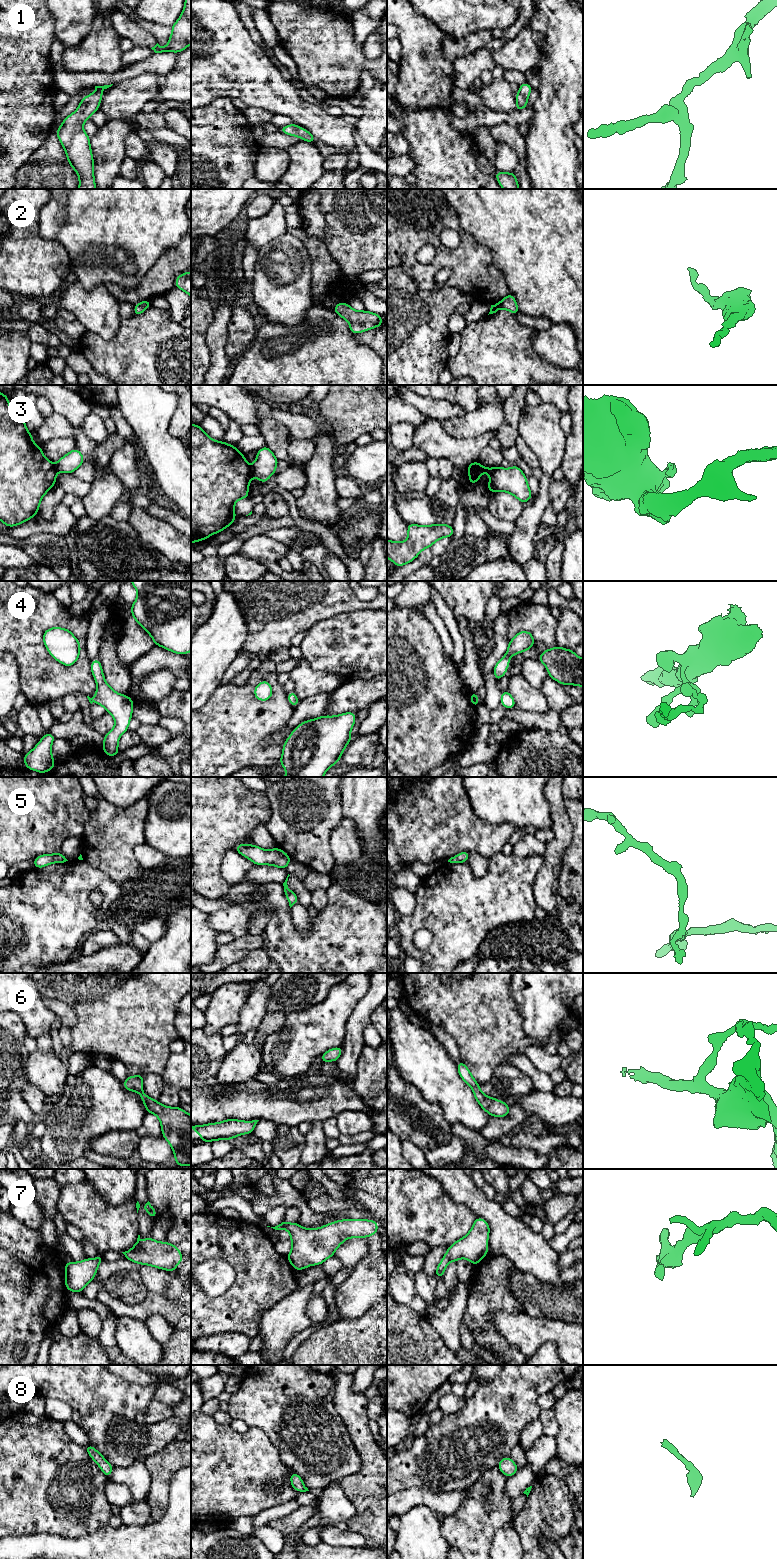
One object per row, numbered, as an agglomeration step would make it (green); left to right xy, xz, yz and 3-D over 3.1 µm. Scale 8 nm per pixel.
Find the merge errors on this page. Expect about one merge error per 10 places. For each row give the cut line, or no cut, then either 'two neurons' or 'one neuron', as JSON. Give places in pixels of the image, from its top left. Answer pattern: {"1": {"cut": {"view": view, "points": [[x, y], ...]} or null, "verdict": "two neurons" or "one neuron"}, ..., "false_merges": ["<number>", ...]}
{"1": {"cut": null, "verdict": "one neuron"}, "2": {"cut": null, "verdict": "one neuron"}, "3": {"cut": {"view": "xz", "points": [[250, 467], [253, 474]]}, "verdict": "two neurons"}, "4": {"cut": null, "verdict": "one neuron"}, "5": {"cut": null, "verdict": "one neuron"}, "6": {"cut": null, "verdict": "one neuron"}, "7": {"cut": null, "verdict": "one neuron"}, "8": {"cut": null, "verdict": "one neuron"}, "false_merges": ["3"]}

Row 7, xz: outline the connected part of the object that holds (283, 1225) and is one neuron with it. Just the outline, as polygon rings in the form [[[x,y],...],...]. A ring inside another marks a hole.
[[[343,1219],[315,1229],[306,1229],[299,1223],[282,1221],[271,1227],[288,1230],[292,1249],[286,1256],[295,1270],[321,1265],[334,1256],[336,1249],[348,1238],[368,1238],[377,1234],[378,1222],[367,1219]]]

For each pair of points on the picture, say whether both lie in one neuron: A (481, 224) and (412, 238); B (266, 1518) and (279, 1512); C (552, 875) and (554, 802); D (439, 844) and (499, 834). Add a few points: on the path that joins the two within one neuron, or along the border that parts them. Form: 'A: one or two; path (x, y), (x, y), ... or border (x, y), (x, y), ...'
A: two; border (452, 207), (457, 213), (459, 225), (480, 243)
B: one; path (269, 1515), (276, 1513)
C: one; path (553, 857), (555, 849), (559, 844), (559, 820)
D: one; path (454, 836), (484, 835)

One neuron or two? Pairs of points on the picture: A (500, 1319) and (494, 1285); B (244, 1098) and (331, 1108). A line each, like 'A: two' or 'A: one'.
A: two
B: one

